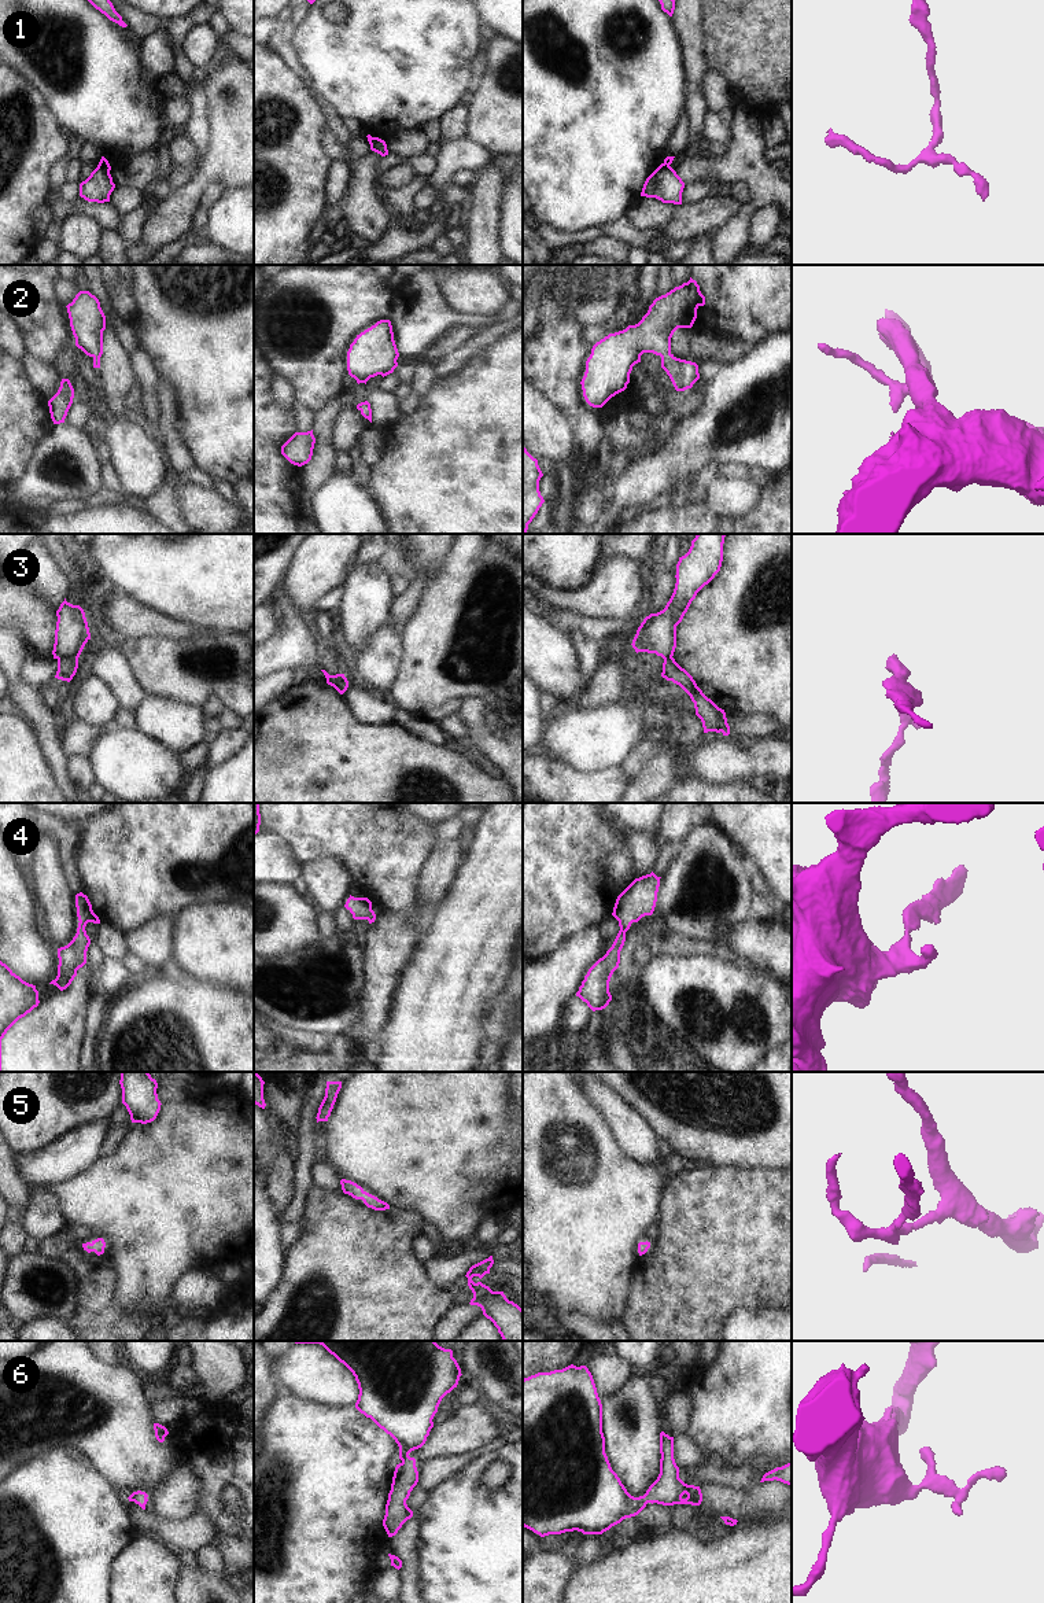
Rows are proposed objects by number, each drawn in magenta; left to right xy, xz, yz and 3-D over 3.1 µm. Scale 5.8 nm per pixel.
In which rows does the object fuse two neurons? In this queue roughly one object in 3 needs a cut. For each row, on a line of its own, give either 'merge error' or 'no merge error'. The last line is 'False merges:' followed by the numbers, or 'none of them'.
1: merge error
2: no merge error
3: merge error
4: no merge error
5: no merge error
6: no merge error
False merges: 1, 3

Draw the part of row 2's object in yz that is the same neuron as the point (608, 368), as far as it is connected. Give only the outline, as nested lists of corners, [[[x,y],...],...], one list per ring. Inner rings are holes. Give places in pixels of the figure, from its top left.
[[[690,277],[687,283],[656,298],[638,324],[597,342],[580,382],[586,402],[593,408],[602,408],[612,397],[624,391],[632,366],[641,362],[643,353],[661,357],[661,368],[676,391],[691,388],[700,379],[698,365],[676,358],[671,353],[671,338],[678,328],[691,328],[697,309],[704,305],[705,296]]]

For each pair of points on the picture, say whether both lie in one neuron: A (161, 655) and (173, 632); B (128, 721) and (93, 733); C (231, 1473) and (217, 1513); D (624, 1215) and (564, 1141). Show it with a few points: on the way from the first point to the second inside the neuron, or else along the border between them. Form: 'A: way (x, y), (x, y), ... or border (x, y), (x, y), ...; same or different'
A: border (198, 629), (185, 638), (137, 637); different
B: way (120, 721), (102, 729); same
C: way (221, 1481), (214, 1488), (214, 1503); same
D: way (607, 1197), (568, 1159); same

